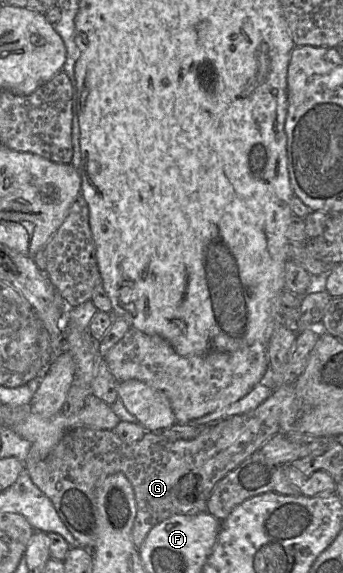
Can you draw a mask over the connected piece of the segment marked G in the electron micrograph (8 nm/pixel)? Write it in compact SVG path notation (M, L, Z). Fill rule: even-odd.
M294 383L273 390L272 394L253 411L236 415L227 420L208 424L201 428L197 437L191 440L170 441L161 432L146 432L144 437L127 444L112 430L77 428L68 431L52 452L41 458L36 447L31 447L25 461L32 482L51 500L61 521L75 538L77 545L88 550L96 542L96 505L95 491L109 475L122 473L131 483L137 505L137 514L132 528L132 540L137 549L145 541L154 526L165 519L179 514L181 500L188 494L199 493L199 498L210 498L216 484L246 458L257 452L280 430L280 417L287 411L295 397Z

